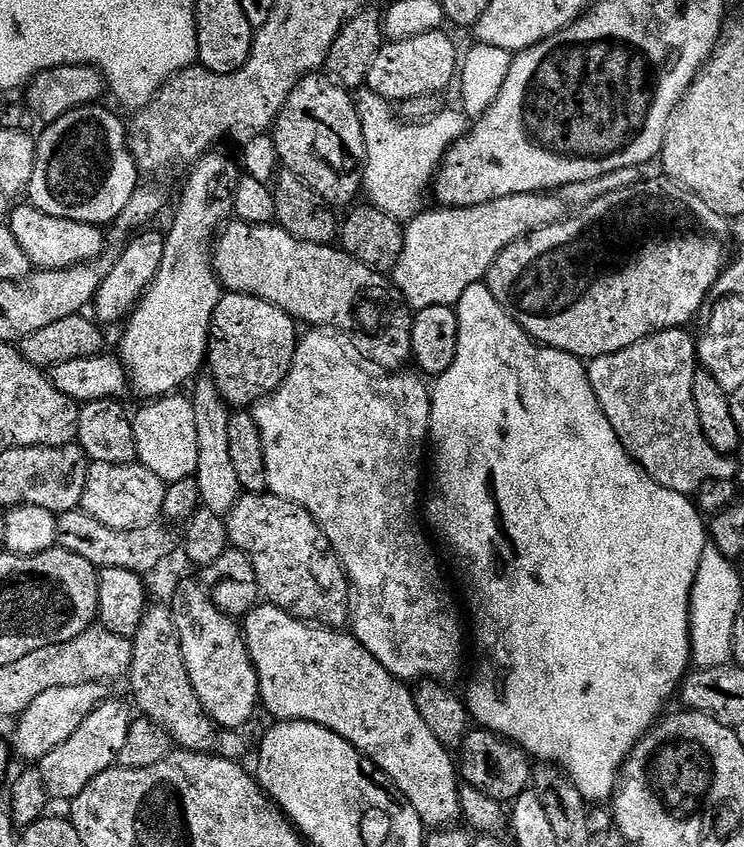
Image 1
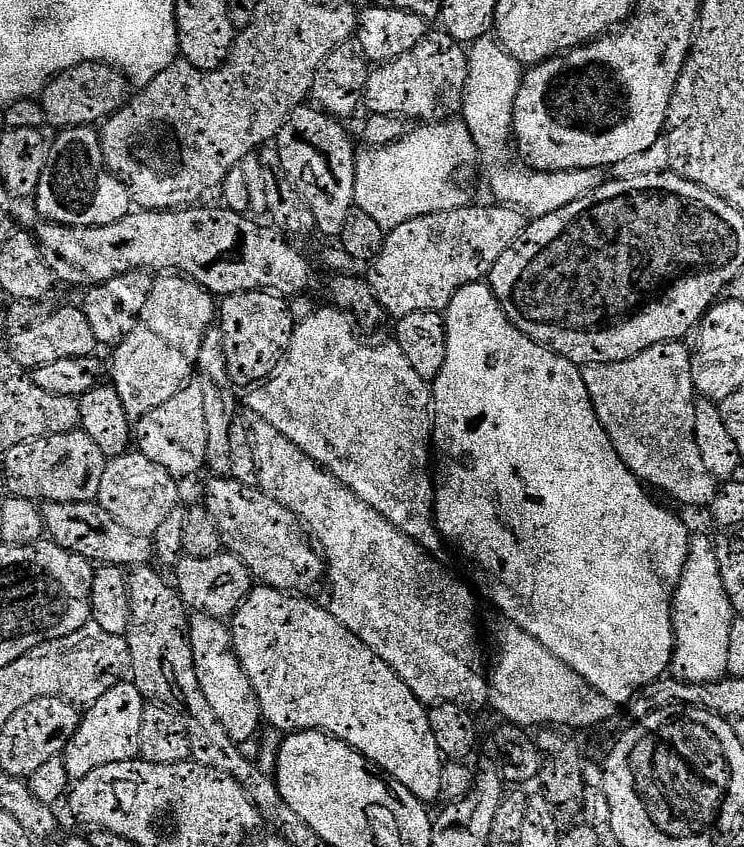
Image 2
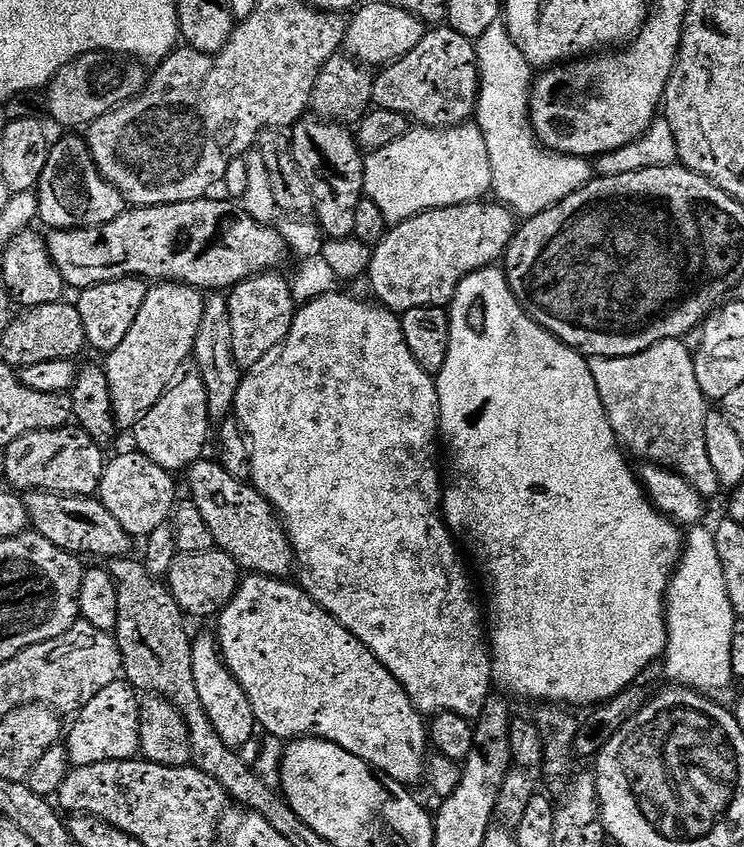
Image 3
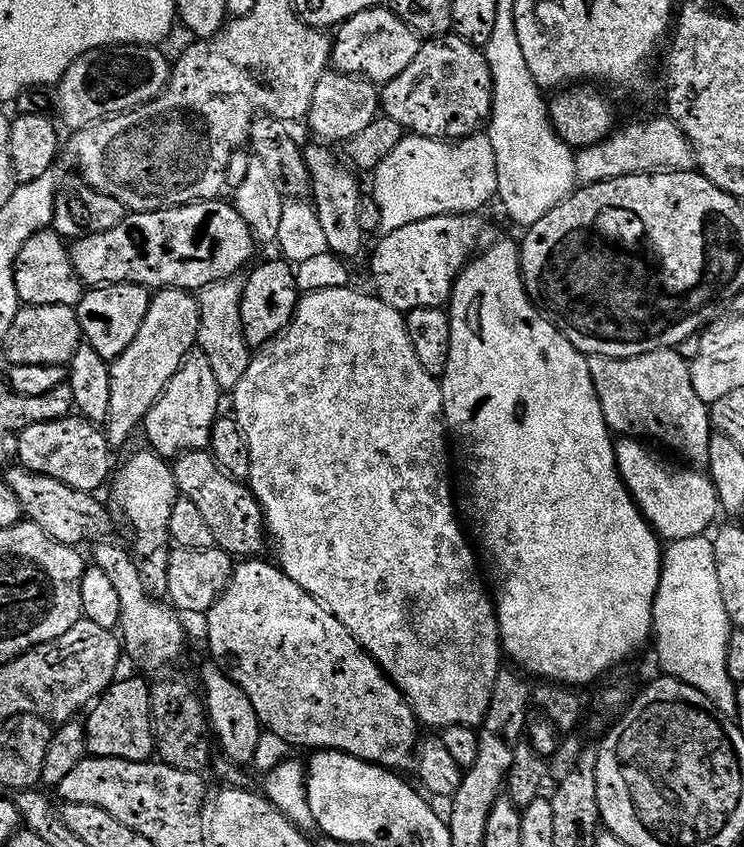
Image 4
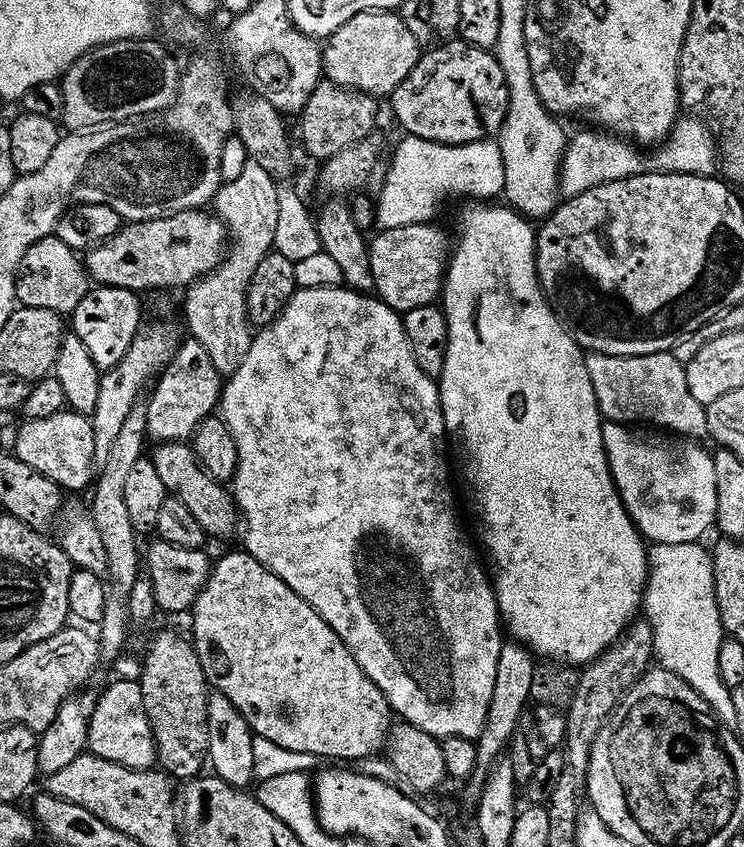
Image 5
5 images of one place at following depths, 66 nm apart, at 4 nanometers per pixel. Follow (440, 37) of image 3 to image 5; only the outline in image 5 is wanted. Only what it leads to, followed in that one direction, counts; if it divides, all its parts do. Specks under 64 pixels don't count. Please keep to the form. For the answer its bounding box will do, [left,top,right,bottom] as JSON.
[390,38,508,146]

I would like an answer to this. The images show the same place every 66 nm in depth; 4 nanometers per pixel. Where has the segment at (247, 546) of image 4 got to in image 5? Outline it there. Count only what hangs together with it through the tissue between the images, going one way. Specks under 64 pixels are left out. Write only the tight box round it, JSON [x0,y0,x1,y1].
[150,443,242,537]

